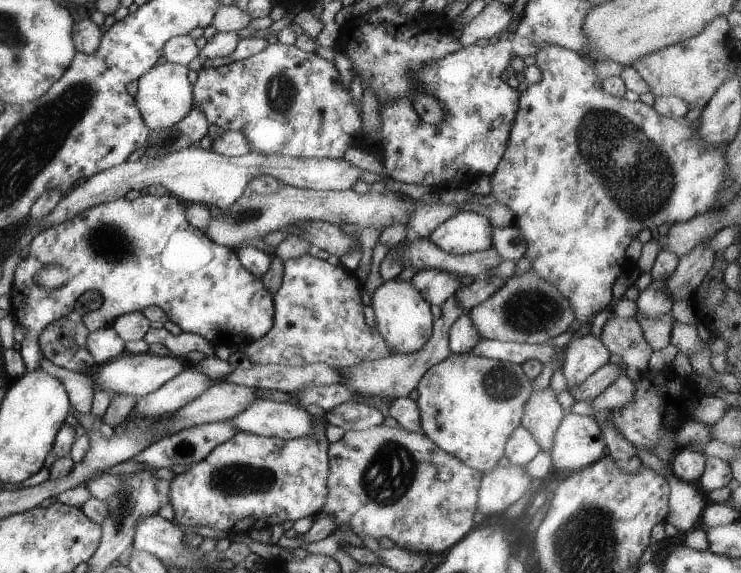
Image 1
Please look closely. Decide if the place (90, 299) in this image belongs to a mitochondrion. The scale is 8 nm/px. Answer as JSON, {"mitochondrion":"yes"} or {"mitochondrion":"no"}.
{"mitochondrion":"yes"}

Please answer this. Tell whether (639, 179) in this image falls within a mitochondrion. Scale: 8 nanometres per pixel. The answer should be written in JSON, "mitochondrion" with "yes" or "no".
{"mitochondrion":"yes"}

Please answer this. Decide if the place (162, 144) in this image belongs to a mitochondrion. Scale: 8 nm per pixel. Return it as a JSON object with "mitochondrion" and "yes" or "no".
{"mitochondrion":"yes"}

